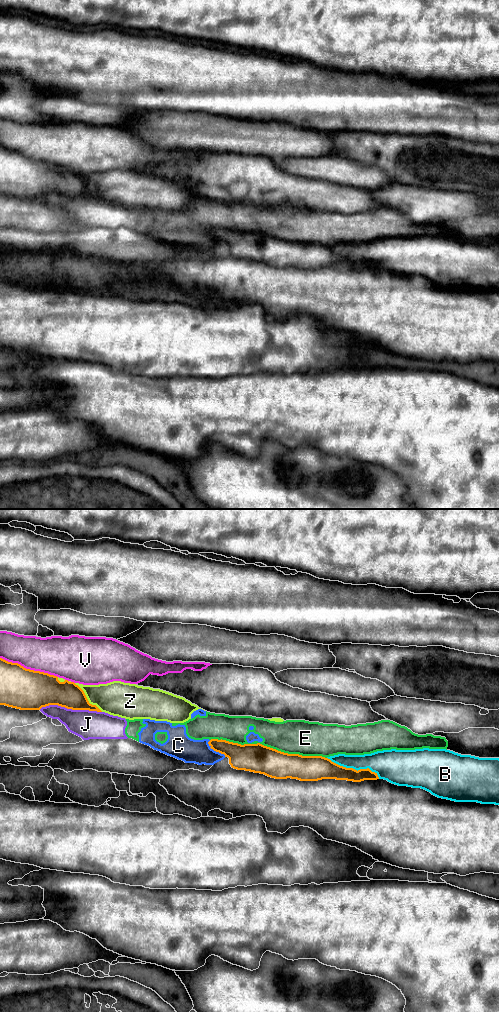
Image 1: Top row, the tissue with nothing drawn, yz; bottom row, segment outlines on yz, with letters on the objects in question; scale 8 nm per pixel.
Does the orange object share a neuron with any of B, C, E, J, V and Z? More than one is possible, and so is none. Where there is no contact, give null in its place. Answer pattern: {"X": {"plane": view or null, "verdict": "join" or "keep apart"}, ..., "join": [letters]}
{"B": {"plane": "yz", "verdict": "keep apart"}, "C": {"plane": "yz", "verdict": "keep apart"}, "E": {"plane": "yz", "verdict": "keep apart"}, "J": {"plane": "yz", "verdict": "keep apart"}, "V": {"plane": "yz", "verdict": "keep apart"}, "Z": {"plane": "yz", "verdict": "keep apart"}, "join": []}

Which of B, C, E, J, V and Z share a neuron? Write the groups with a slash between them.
B / C E J / V / Z

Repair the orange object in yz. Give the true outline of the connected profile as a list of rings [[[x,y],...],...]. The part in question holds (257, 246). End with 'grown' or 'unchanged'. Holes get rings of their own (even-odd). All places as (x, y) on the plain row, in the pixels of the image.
[[[211,227],[208,232],[214,239],[228,245],[232,256],[264,262],[275,267],[336,267],[353,270],[379,267],[377,261],[369,256],[357,259],[340,254],[322,244],[288,242],[260,231],[241,233],[222,227]]]; unchanged

